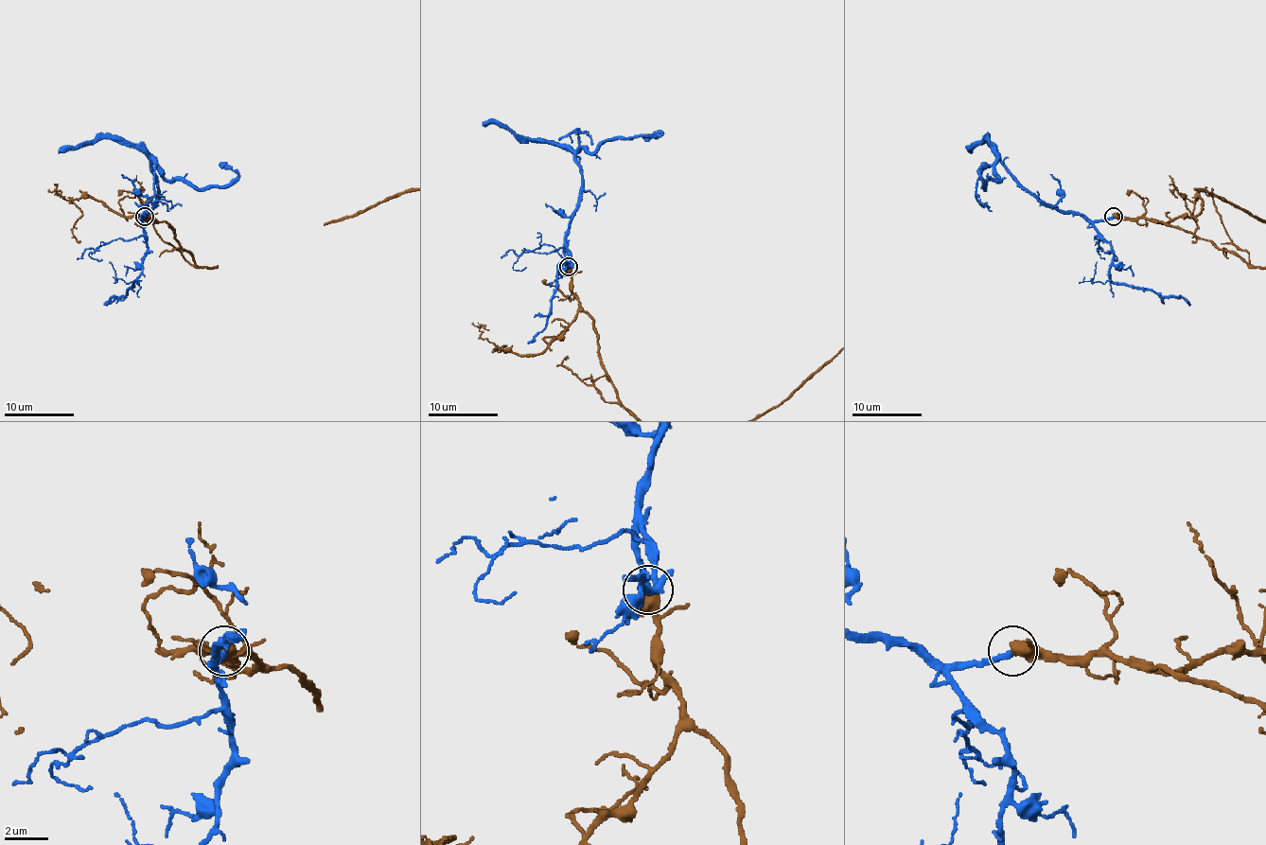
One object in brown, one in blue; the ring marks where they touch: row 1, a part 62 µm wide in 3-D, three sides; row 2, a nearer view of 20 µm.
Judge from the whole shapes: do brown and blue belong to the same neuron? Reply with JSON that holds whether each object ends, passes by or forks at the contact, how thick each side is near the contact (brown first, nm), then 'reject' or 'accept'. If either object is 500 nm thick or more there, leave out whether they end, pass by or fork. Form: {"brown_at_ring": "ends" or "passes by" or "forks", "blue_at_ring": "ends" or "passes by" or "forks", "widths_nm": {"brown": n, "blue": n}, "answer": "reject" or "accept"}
{"brown_at_ring": "passes by", "blue_at_ring": "ends", "widths_nm": {"brown": 440, "blue": 280}, "answer": "accept"}

